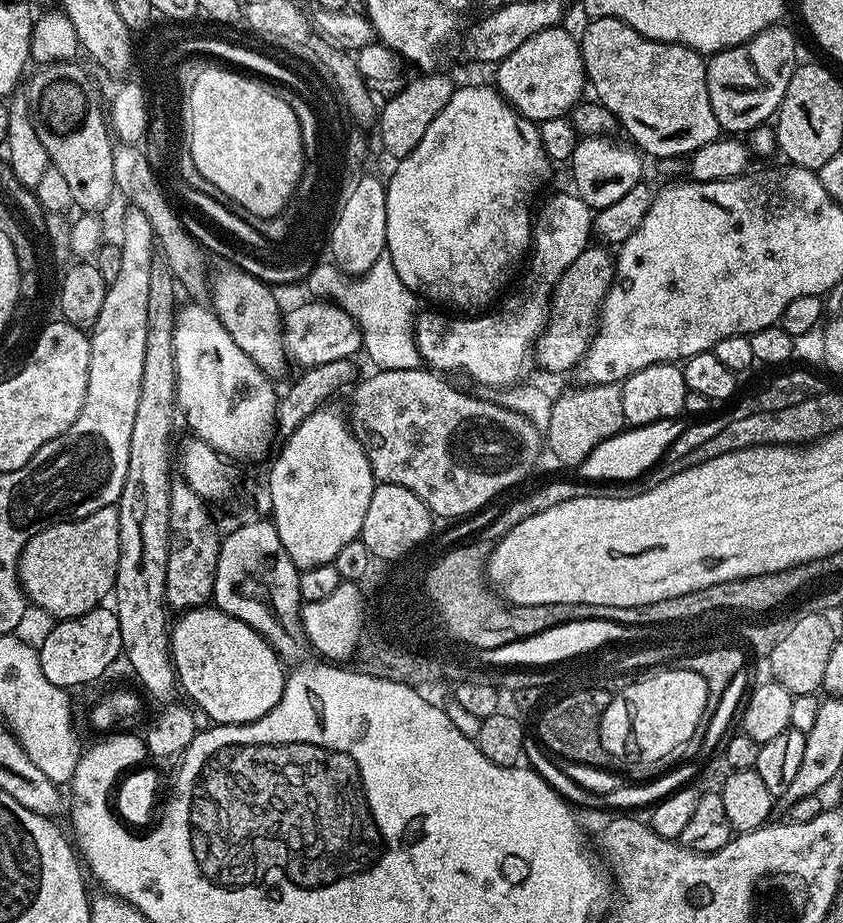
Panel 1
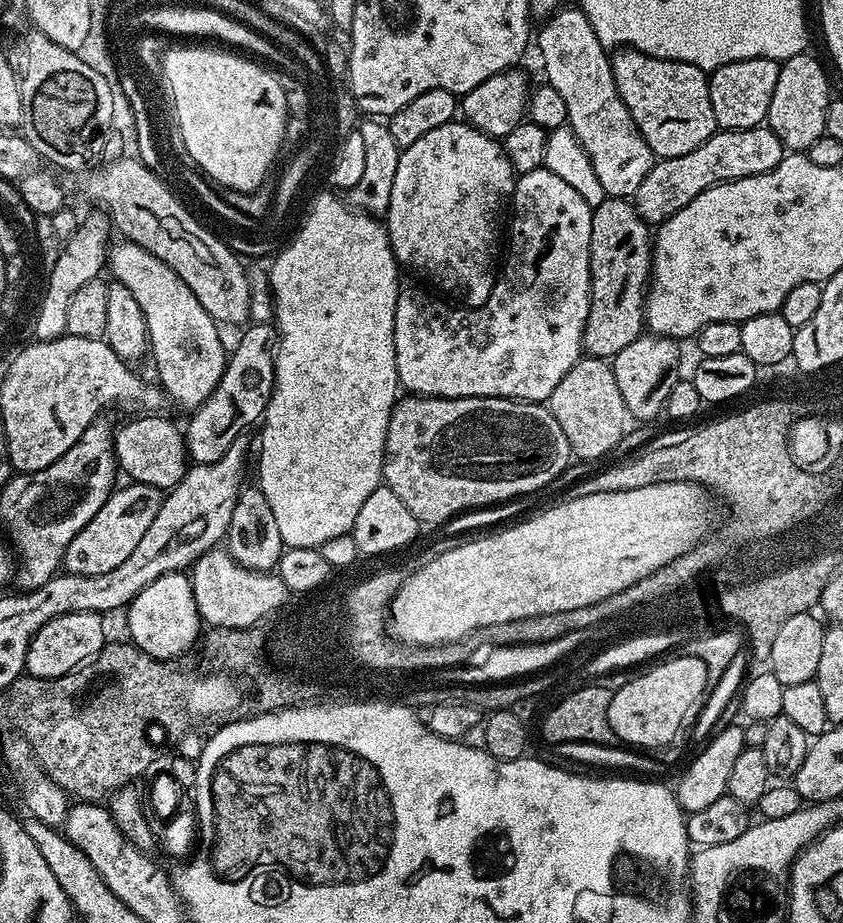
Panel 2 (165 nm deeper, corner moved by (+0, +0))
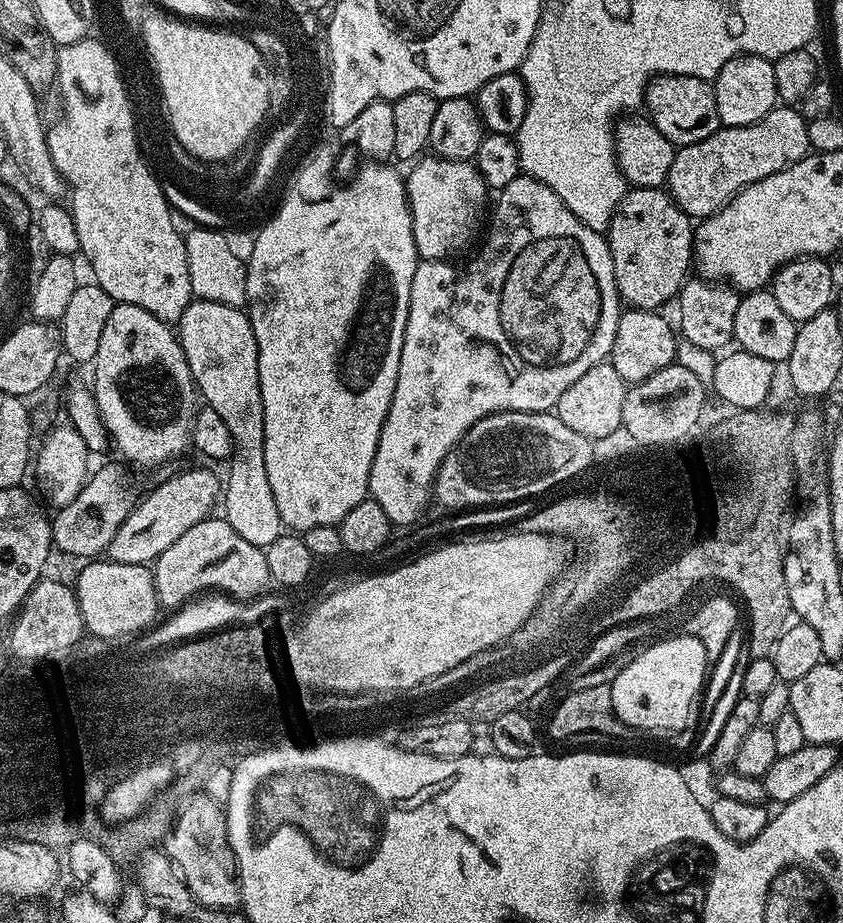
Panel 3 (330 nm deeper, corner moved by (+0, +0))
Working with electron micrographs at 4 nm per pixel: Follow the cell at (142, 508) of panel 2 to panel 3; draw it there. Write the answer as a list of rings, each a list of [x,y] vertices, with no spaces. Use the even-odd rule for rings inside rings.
[[[188,468],[169,480],[164,480],[149,496],[139,497],[138,502],[133,503],[132,510],[122,526],[118,526],[118,534],[110,542],[106,556],[107,559],[123,564],[151,565],[190,526],[198,526],[198,522],[209,519],[213,515],[212,507],[217,507],[218,497],[222,492],[222,484],[208,468]]]

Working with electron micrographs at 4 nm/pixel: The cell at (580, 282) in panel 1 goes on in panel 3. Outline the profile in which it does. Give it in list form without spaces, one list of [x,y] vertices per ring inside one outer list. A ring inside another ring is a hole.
[[[629,187],[607,226],[606,239],[614,262],[616,289],[628,308],[660,310],[667,300],[675,301],[679,297],[684,281],[690,276],[688,267],[694,264],[694,221],[673,202],[667,190]]]

